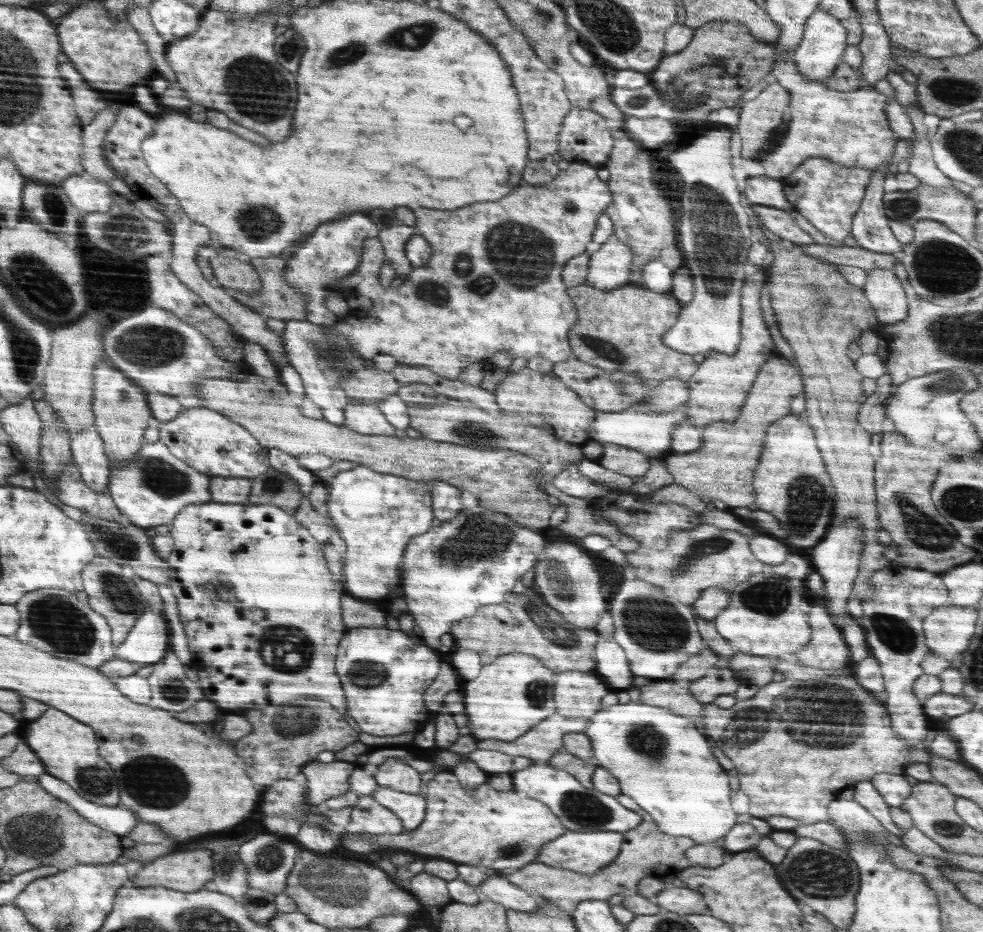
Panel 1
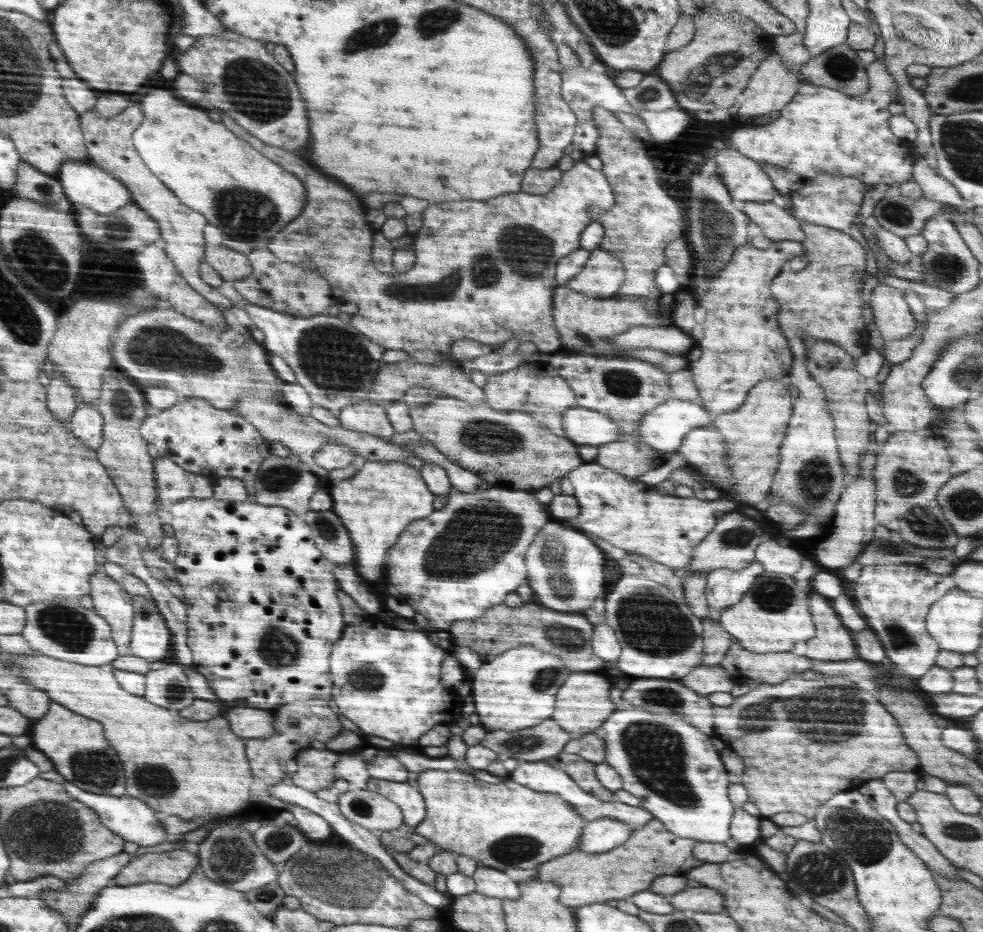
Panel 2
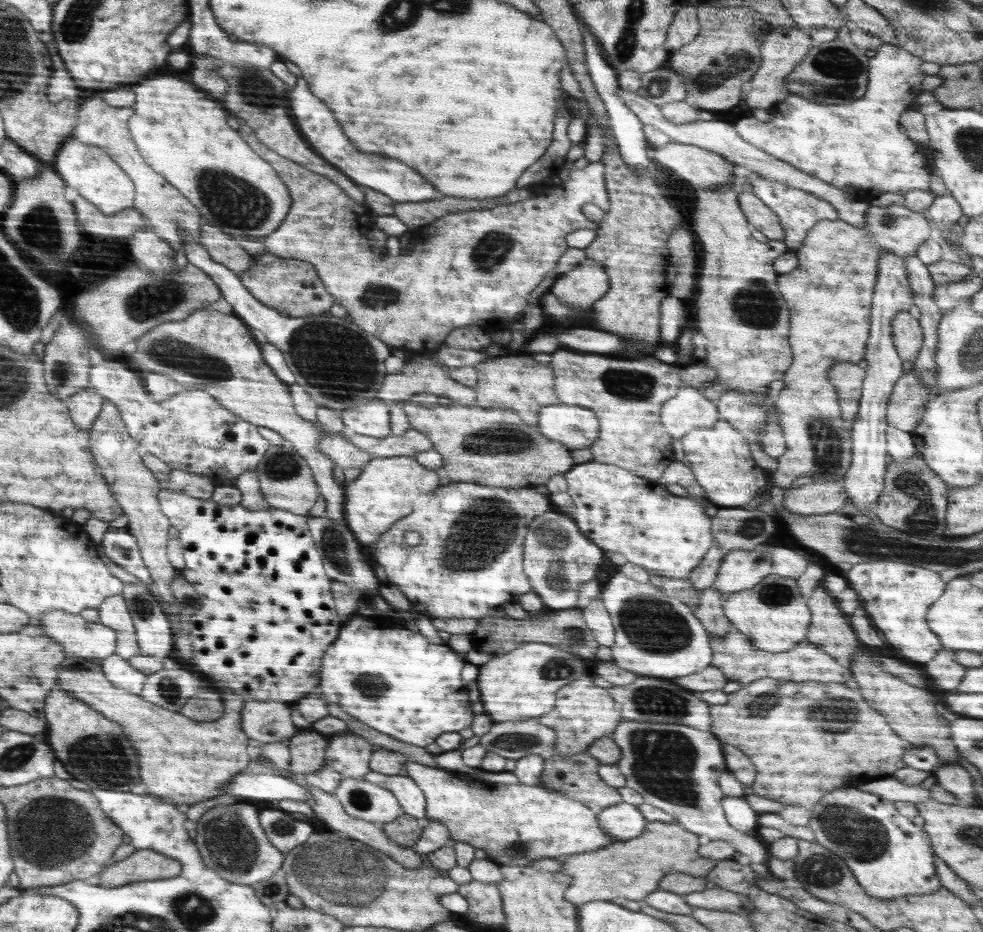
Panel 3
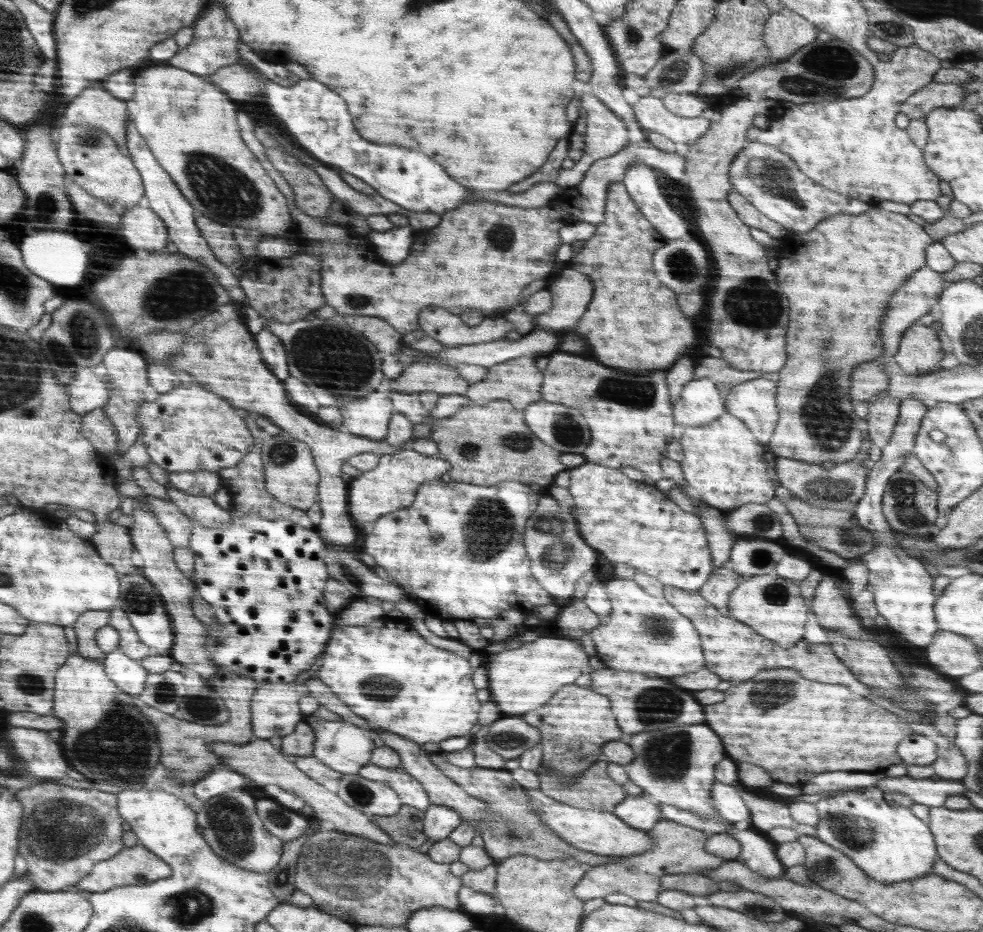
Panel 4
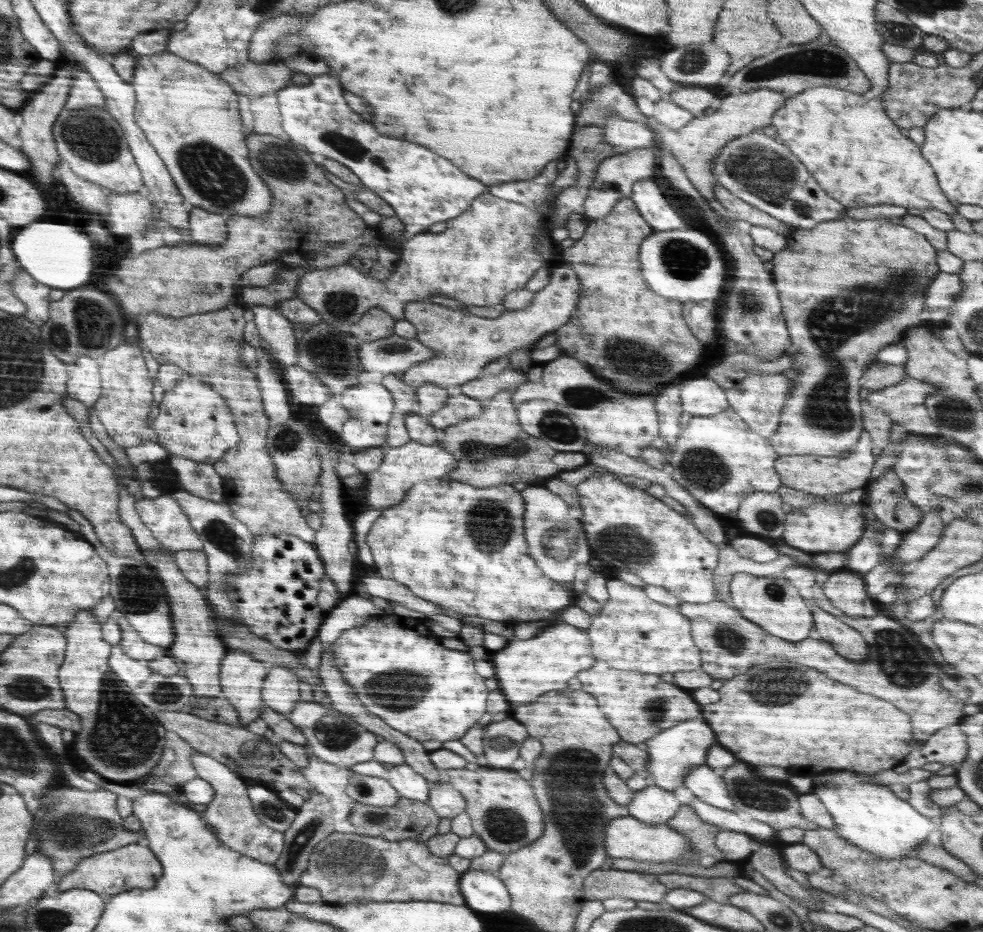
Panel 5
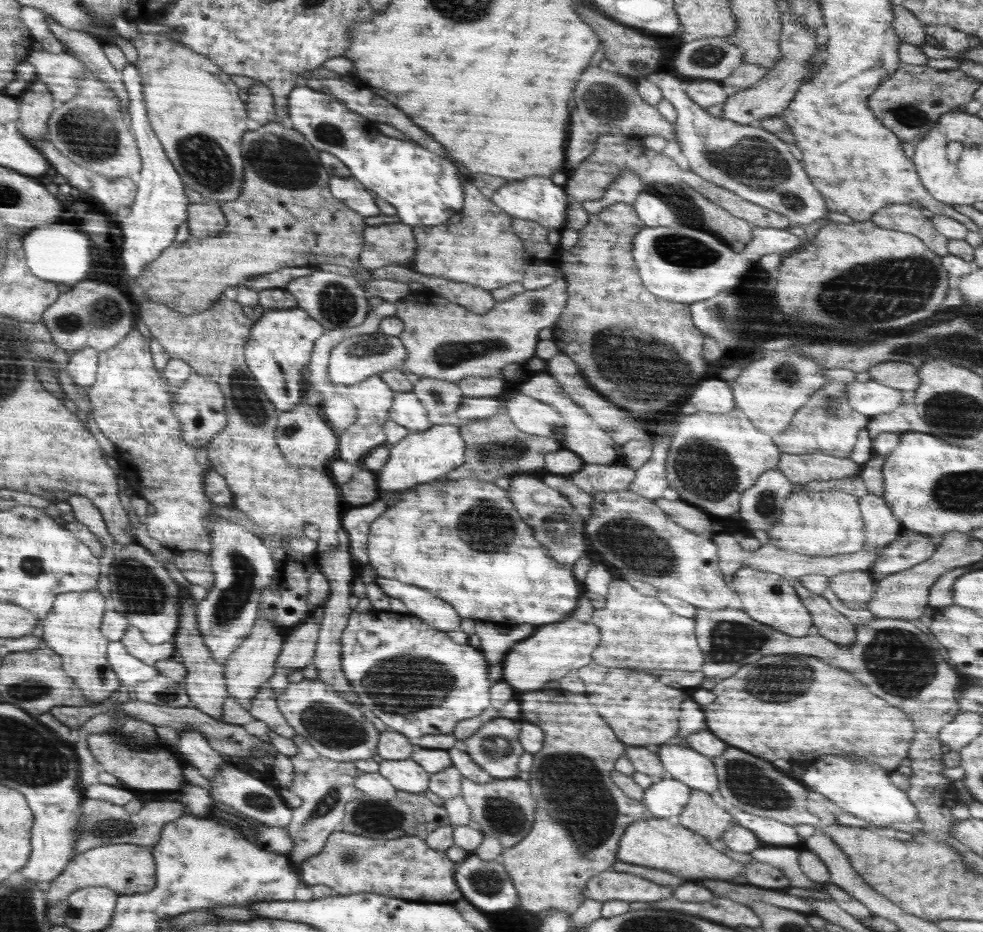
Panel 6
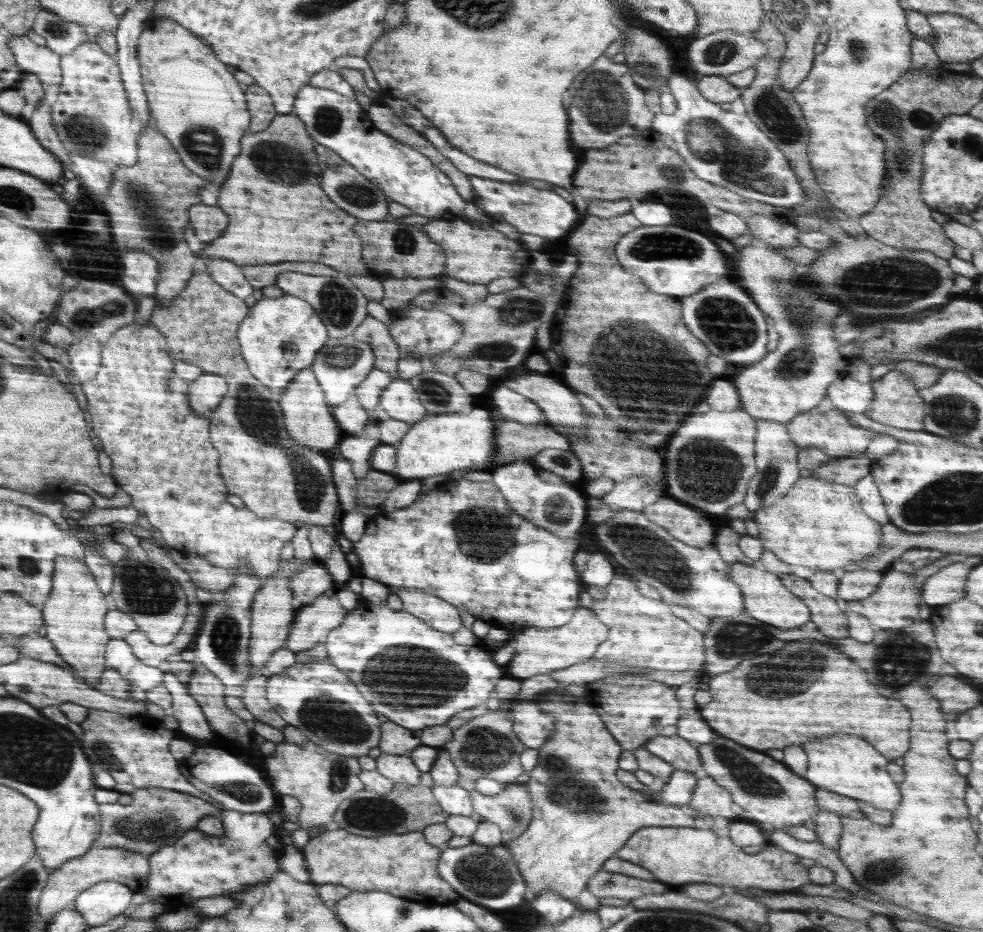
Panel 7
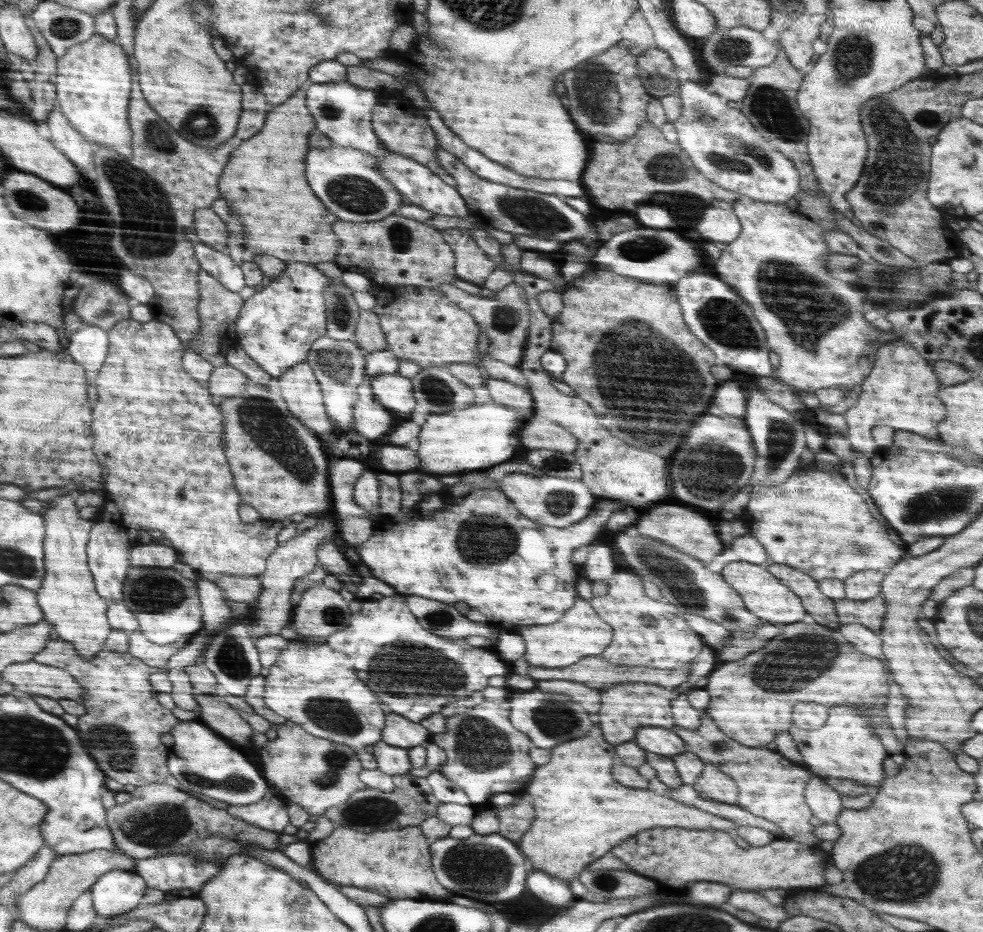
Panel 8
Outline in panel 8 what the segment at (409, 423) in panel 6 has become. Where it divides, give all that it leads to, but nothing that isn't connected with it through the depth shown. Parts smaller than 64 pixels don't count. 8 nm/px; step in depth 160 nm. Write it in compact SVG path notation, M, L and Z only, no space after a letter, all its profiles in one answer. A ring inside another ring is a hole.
M396 373L375 376L369 383L374 392L374 400L392 410L392 414L406 416L415 410L416 401L411 379Z

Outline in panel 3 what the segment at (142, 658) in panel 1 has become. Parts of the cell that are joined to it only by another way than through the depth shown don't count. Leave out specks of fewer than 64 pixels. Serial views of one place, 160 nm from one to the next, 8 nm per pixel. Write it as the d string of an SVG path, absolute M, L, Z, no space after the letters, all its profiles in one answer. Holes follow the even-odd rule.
M124 584L120 592L134 620L138 635L139 654L168 657L172 646L172 632L166 614L162 612L158 598L145 585Z

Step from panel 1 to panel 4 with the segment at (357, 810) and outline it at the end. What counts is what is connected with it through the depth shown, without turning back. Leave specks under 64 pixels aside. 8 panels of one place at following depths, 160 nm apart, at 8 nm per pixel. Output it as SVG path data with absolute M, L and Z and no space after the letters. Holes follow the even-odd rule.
M357 773L343 774L336 782L336 793L344 802L367 817L374 815L392 816L403 805L399 794L384 783L363 778Z

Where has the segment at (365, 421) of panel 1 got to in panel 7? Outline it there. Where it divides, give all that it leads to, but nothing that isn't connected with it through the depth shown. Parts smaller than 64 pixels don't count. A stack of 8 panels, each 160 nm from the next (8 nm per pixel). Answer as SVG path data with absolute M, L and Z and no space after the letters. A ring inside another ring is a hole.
M375 366L368 373L368 376L356 387L356 396L359 398L360 404L363 404L363 407L372 414L369 419L369 424L379 424L374 413L374 407L379 403L382 392L391 383L391 374ZM350 436L346 440L340 440L336 448L340 448L340 452L344 454L344 458L349 460L352 465L354 476L357 480L364 478L370 471L371 455L374 450L382 443L382 439L363 436Z

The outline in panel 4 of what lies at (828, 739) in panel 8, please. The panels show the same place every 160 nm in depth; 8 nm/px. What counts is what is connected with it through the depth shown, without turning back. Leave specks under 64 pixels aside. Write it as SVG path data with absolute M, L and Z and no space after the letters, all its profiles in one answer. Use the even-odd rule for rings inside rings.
M878 788L824 798L816 802L816 810L820 820L815 838L841 850L876 882L894 884L927 875L932 873L936 859L940 859L926 821L914 816L910 807L898 806L892 800L892 794Z

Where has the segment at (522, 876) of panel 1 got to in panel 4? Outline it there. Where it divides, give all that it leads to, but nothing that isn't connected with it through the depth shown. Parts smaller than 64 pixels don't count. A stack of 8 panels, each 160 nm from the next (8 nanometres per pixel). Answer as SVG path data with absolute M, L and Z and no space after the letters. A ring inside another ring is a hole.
M660 820L648 832L652 838L652 848L640 854L614 856L611 862L590 868L582 880L573 888L573 895L583 901L604 898L608 894L621 892L634 900L654 900L660 894L660 879L669 874L700 873L720 866L724 860L712 856L704 850L707 836L696 830L678 824L673 820Z

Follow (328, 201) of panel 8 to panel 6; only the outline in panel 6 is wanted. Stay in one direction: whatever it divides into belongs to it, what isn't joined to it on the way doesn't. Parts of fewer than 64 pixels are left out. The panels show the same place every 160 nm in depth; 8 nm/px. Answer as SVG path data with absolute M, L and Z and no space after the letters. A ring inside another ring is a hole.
M332 177L331 192L338 200L343 201L348 208L364 217L375 217L381 214L378 201L365 189L365 186L354 177Z

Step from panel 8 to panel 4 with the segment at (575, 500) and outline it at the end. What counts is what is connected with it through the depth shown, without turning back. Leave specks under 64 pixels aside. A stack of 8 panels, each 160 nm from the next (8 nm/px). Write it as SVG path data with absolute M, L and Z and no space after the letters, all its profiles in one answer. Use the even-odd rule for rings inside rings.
M544 490L544 492L541 493L536 510L526 521L523 541L527 557L530 559L532 576L538 578L538 582L542 584L542 588L548 590L549 595L556 604L570 604L570 600L574 598L572 594L574 592L574 586L576 586L576 580L578 580L584 572L594 570L592 566L596 564L596 558L598 558L597 549L586 544L586 541L581 536L577 528L577 520L573 517L572 508L551 498L547 491Z

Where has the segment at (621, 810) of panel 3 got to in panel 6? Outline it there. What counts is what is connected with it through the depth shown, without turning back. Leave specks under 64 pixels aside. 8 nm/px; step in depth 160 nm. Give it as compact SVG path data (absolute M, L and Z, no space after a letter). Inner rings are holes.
M656 778L654 784L645 788L641 801L654 817L674 821L684 810L691 789L675 778Z

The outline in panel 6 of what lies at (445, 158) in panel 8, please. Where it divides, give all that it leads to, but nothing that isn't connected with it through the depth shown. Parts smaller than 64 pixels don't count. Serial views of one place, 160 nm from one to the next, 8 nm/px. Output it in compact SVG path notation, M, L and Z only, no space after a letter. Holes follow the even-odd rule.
M546 176L528 177L518 181L509 181L500 186L490 197L490 200L500 208L505 210L510 217L537 222L540 226L550 230L562 230L567 220L566 210L567 194L563 186L556 185Z

